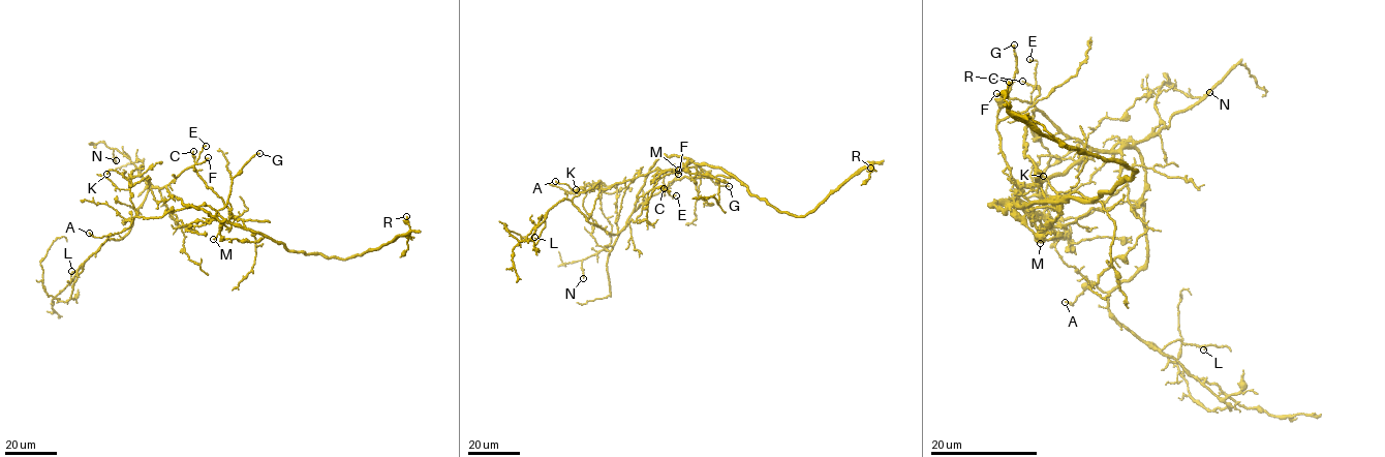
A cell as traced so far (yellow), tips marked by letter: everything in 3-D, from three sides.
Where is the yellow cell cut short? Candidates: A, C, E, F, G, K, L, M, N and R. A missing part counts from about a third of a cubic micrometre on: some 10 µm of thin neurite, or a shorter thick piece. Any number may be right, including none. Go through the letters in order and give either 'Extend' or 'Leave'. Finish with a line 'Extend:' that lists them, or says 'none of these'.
A: Leave
C: Leave
E: Leave
F: Leave
G: Leave
K: Leave
L: Leave
M: Leave
N: Leave
R: Leave
Extend: none of these

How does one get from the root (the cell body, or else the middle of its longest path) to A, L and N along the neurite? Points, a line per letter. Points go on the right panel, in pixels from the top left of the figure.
A: (1046, 181), (1124, 148), (1144, 172), (1146, 261), (1109, 292), (1090, 282), (1065, 302)
L: (1046, 181), (1093, 151), (1135, 149), (1146, 261), (1109, 309), (1159, 349), (1180, 339), (1203, 349)
N: (1046, 181), (1093, 151), (1118, 152), (1163, 126), (1155, 104), (1164, 82), (1193, 97), (1209, 92)

